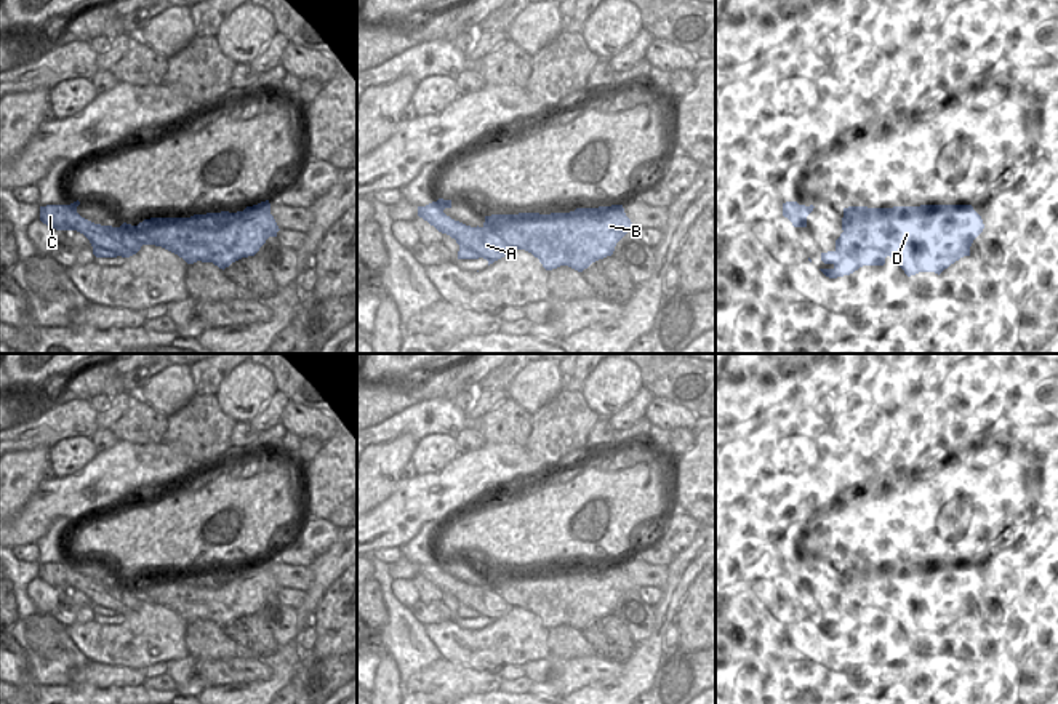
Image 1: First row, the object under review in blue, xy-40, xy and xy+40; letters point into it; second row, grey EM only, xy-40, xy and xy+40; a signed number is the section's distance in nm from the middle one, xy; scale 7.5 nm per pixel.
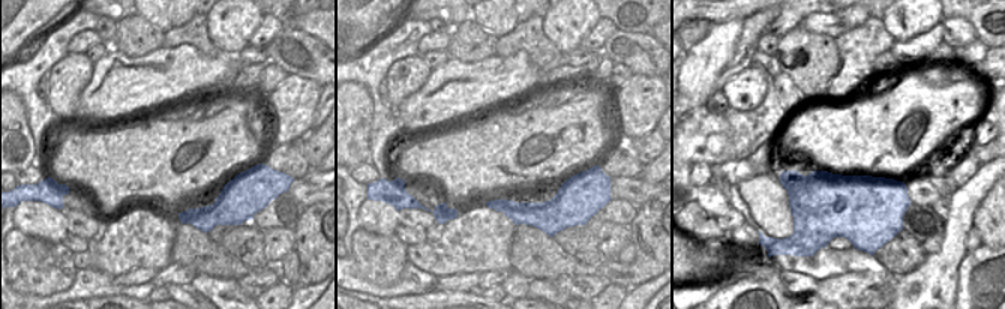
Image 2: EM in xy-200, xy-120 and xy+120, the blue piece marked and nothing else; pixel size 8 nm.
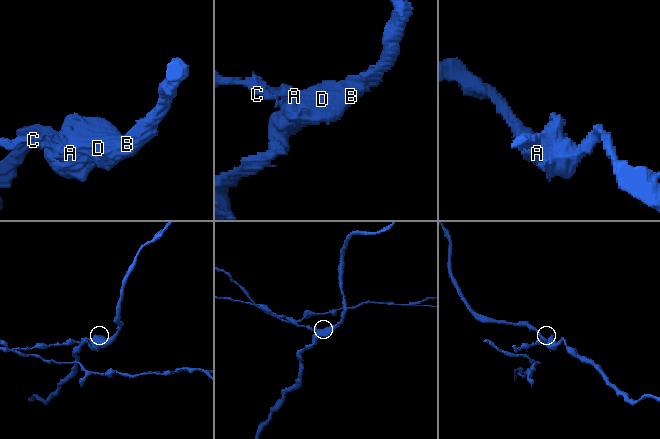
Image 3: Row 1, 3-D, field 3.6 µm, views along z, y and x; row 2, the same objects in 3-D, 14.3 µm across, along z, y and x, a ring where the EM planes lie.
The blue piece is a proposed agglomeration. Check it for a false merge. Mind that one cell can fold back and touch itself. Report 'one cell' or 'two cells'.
two cells

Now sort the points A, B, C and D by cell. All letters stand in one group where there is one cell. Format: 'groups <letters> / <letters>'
groups A C / B D

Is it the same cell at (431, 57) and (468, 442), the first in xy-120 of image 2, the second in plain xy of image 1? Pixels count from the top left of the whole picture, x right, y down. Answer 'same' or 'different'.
same

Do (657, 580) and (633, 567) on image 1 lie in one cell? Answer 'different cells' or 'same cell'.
same cell

